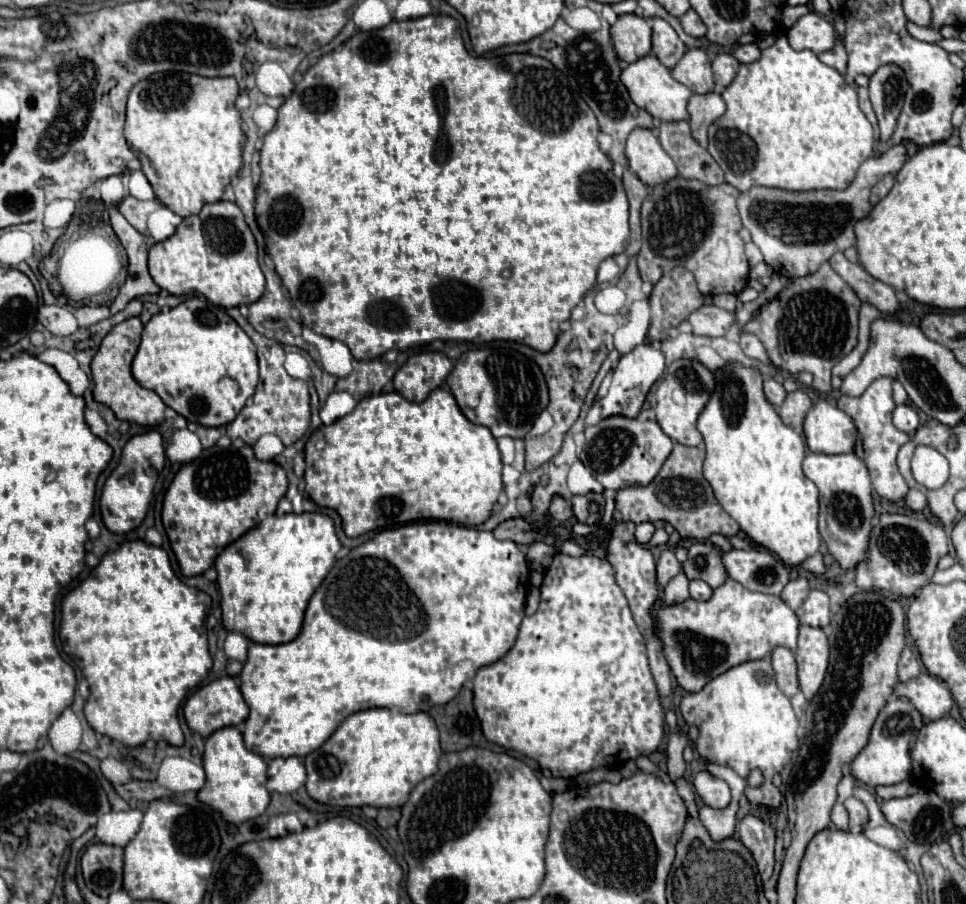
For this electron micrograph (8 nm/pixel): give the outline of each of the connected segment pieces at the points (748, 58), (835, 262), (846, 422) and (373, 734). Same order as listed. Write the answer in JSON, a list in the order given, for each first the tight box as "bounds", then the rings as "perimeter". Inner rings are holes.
[{"bounds":[732,44,760,62],"perimeter":[[[746,44],[746,46],[736,46],[732,56],[738,60],[738,62],[754,62],[760,58],[760,50],[756,44]]]},{"bounds":[832,252,898,314],"perimeter":[[[836,252],[832,256],[832,268],[854,288],[854,292],[858,292],[858,298],[862,302],[874,304],[884,314],[892,314],[898,308],[894,288],[872,278],[860,264],[846,260],[842,252]]]},{"bounds":[804,400,856,454],"perimeter":[[[818,400],[804,418],[804,436],[812,452],[842,454],[854,450],[856,428],[846,412]]]},{"bounds":[306,708,440,808],"perimeter":[[[390,708],[354,712],[322,748],[306,756],[306,790],[320,804],[400,808],[410,790],[438,770],[440,756],[438,728],[426,712],[402,714]]]}]

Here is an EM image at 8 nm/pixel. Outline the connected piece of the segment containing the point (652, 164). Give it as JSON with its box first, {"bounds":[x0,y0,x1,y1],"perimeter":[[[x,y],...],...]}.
{"bounds":[626,130,678,186],"perimeter":[[[634,130],[628,136],[626,156],[630,170],[634,170],[646,186],[664,184],[678,174],[674,160],[664,152],[652,130]]]}

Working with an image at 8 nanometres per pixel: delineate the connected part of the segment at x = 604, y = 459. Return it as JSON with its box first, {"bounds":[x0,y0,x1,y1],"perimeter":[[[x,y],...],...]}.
{"bounds":[580,416,672,490],"perimeter":[[[612,416],[596,426],[586,428],[586,444],[580,452],[580,460],[586,470],[608,490],[618,490],[626,486],[646,486],[660,472],[662,464],[672,452],[672,440],[662,432],[662,428],[652,422],[640,422],[632,418]]]}

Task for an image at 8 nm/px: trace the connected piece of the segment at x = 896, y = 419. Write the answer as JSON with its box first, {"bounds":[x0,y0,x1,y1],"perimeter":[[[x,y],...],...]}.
{"bounds":[892,404,920,434],"perimeter":[[[902,404],[902,406],[896,406],[894,412],[892,412],[892,422],[898,430],[906,432],[906,434],[914,434],[916,428],[920,426],[920,420],[918,420],[918,414],[912,406],[908,404]]]}

